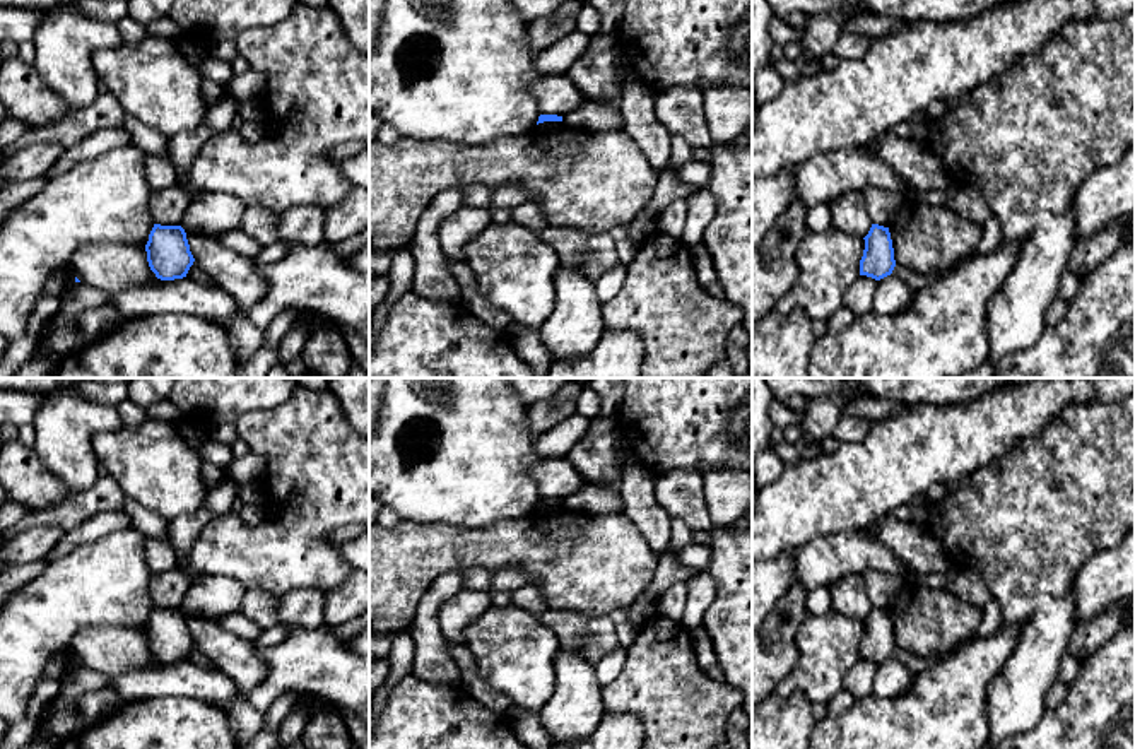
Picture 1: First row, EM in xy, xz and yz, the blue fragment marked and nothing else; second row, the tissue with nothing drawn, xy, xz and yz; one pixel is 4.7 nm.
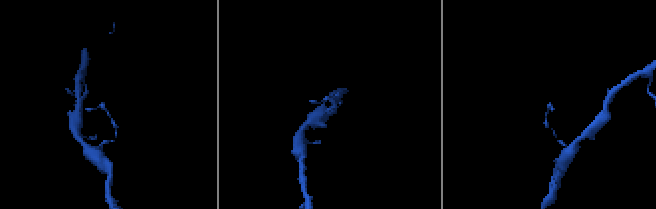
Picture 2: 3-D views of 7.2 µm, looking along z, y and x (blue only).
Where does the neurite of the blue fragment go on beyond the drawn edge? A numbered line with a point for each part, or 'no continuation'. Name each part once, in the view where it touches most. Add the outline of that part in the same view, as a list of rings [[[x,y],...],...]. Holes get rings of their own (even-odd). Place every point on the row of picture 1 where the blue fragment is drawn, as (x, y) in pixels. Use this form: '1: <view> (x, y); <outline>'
no continuation

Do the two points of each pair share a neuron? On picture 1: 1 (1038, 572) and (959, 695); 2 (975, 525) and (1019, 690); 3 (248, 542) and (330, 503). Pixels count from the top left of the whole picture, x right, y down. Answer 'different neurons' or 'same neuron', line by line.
1: different neurons
2: same neuron
3: same neuron

